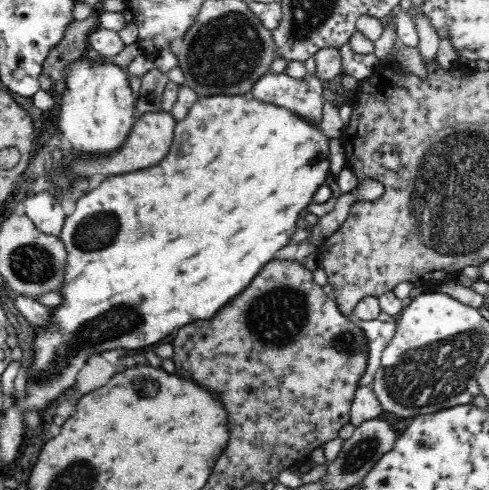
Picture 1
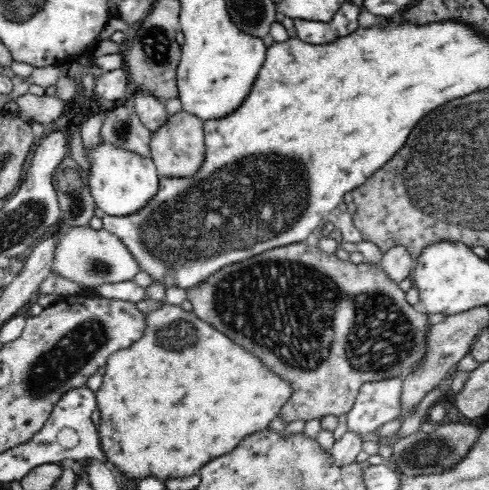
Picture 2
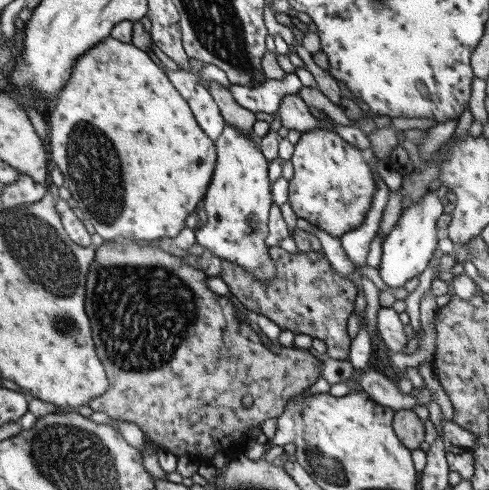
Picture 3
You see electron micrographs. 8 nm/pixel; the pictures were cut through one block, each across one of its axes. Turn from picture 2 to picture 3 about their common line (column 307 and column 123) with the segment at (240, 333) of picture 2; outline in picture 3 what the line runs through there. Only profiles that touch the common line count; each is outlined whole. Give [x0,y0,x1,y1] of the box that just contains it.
[85,240,323,462]

